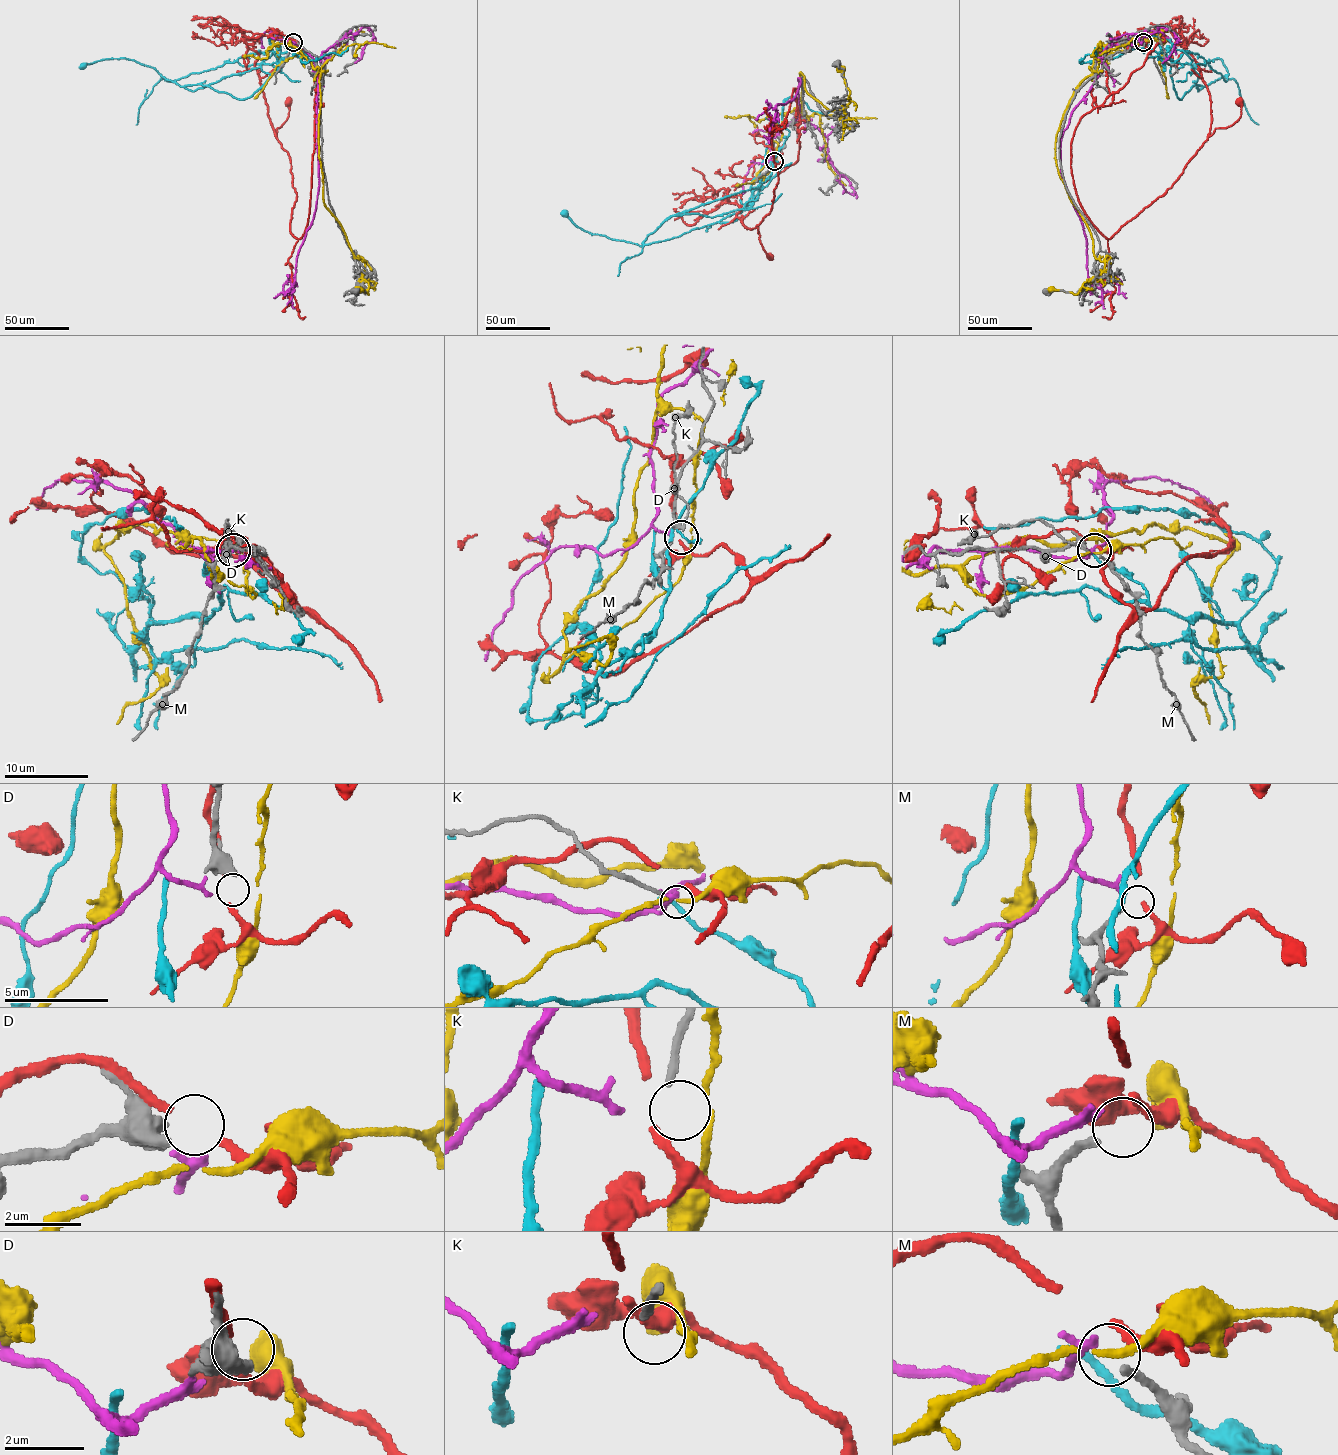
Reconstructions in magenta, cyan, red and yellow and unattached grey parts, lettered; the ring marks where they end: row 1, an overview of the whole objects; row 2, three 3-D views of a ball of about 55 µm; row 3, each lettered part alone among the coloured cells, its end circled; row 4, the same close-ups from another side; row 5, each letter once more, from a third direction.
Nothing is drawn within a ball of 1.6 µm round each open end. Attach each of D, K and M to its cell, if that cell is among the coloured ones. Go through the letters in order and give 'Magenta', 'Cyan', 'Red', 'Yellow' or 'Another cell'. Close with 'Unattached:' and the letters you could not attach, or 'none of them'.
D: Another cell
K: Another cell
M: Another cell
Unattached: D, K, M

